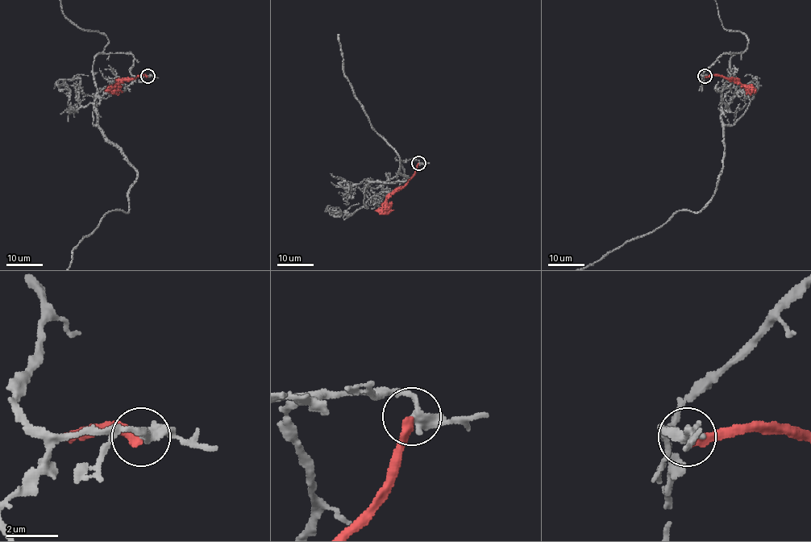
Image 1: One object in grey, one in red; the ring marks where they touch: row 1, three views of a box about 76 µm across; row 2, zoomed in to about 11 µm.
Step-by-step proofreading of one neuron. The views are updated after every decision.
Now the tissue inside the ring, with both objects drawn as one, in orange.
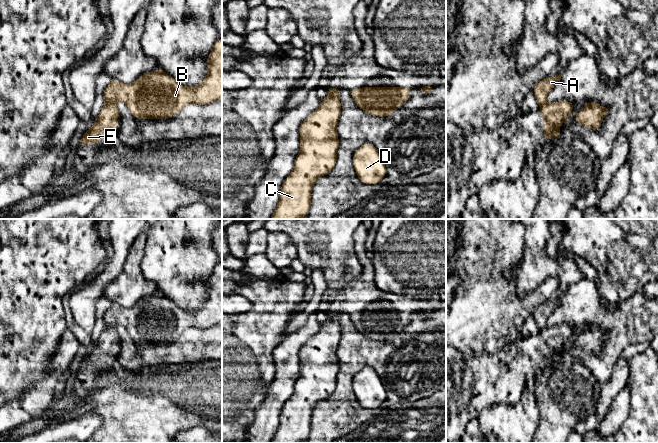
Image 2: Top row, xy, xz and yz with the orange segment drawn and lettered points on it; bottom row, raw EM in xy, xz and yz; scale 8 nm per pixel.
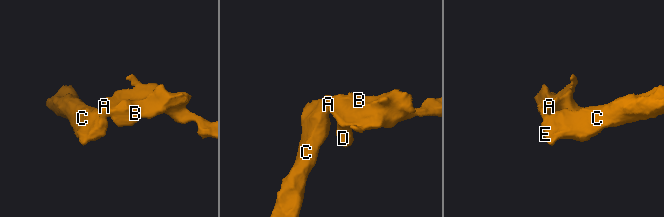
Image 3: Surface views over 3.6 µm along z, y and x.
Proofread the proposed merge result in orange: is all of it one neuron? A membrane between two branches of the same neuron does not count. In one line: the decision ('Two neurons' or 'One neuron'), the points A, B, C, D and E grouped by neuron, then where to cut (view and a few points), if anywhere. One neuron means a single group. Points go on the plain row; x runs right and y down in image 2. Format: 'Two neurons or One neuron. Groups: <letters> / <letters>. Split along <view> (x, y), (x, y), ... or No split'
Two neurons. Groups: A B D / C E. Split along xy (105, 327), (115, 328)

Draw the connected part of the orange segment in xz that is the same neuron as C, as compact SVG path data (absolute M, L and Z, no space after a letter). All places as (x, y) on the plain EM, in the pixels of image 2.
M341 315L329 316L321 324L320 330L314 334L300 349L300 376L294 384L292 396L287 400L281 410L279 426L270 443L301 443L306 440L311 430L312 412L318 402L328 398L336 388L339 362L337 357L337 347L341 337L340 326Z

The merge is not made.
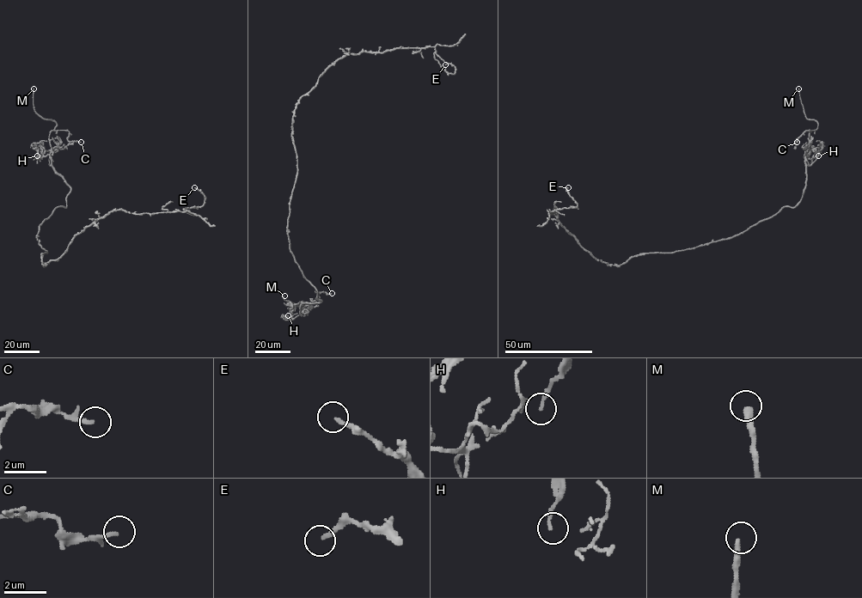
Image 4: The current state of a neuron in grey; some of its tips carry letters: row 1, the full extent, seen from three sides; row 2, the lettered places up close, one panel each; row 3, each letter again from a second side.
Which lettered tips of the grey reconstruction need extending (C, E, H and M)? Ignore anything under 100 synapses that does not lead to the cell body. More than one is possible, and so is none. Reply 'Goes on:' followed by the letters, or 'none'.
Goes on: M

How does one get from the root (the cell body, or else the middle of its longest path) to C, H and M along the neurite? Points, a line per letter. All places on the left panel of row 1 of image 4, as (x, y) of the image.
C: (46, 253), (39, 226), (66, 206), (70, 190), (51, 165), (50, 132), (67, 131), (69, 141), (81, 142)
H: (46, 253), (39, 226), (66, 206), (70, 187), (42, 143), (37, 155)
M: (46, 253), (39, 226), (66, 206), (70, 187), (51, 165), (49, 134), (57, 123), (35, 112), (33, 88)

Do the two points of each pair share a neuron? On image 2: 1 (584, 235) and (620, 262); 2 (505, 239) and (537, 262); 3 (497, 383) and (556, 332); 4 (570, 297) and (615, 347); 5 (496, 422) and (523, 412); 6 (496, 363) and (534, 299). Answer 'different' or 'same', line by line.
1: same
2: different
3: same
4: same
5: same
6: different

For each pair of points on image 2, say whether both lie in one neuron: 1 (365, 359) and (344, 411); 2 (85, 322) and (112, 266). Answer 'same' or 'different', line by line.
1: same
2: same

